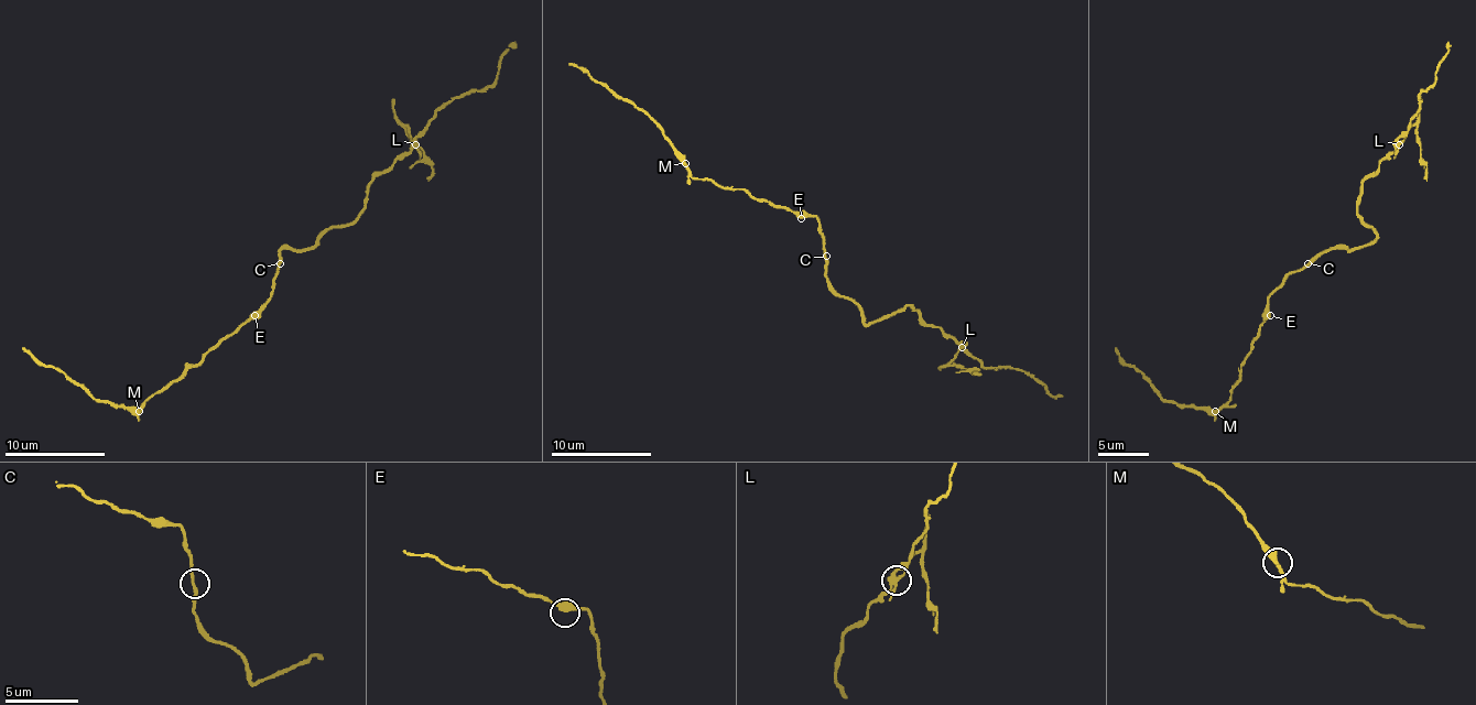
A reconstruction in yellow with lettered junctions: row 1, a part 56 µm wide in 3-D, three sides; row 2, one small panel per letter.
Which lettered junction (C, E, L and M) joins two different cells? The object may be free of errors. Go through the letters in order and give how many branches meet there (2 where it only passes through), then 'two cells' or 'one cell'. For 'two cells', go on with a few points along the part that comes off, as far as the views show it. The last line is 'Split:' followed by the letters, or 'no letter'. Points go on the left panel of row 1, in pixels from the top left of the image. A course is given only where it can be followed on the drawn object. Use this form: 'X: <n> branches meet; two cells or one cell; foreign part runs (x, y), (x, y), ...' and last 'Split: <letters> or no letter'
C: 2 branches meet; one cell
E: 2 branches meet; one cell
L: 4 branches meet; two cells; foreign part runs (415, 144), (408, 125), (408, 138), (433, 170), (427, 180)
M: 2 branches meet; one cell
Split: L

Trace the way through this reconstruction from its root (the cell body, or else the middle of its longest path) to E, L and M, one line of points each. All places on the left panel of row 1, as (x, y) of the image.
E: (280, 263), (274, 288), (267, 303), (254, 315)
L: (280, 263), (282, 248), (310, 250), (327, 230), (349, 223), (365, 205), (372, 177), (384, 173), (415, 144)
M: (280, 263), (274, 288), (267, 301), (196, 364), (192, 364), (174, 381), (151, 393), (139, 411)

